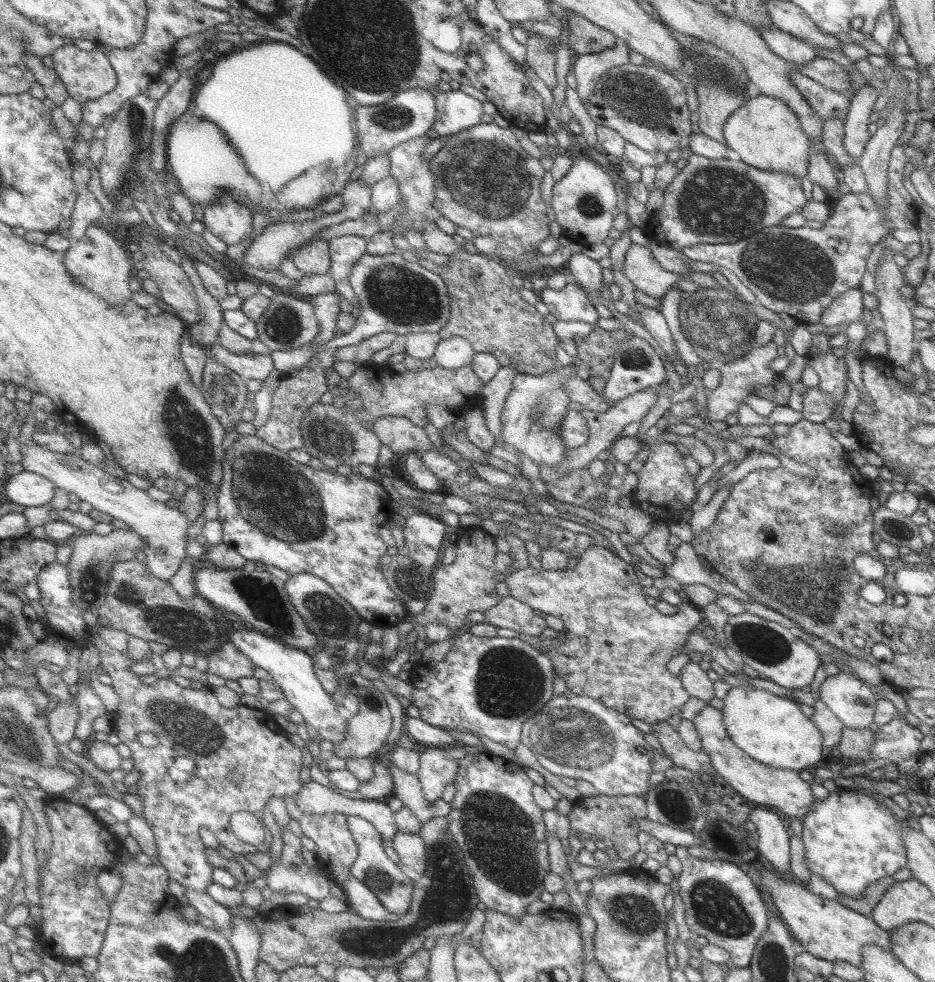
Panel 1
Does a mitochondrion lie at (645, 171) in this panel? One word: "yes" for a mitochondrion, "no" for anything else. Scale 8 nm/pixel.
no

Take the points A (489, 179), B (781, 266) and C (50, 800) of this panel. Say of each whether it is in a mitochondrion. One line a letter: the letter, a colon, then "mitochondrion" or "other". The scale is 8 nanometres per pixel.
A: mitochondrion
B: mitochondrion
C: other

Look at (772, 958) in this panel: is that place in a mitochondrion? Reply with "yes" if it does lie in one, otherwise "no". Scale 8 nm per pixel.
yes

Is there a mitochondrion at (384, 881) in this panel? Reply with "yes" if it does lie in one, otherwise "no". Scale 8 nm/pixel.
yes

